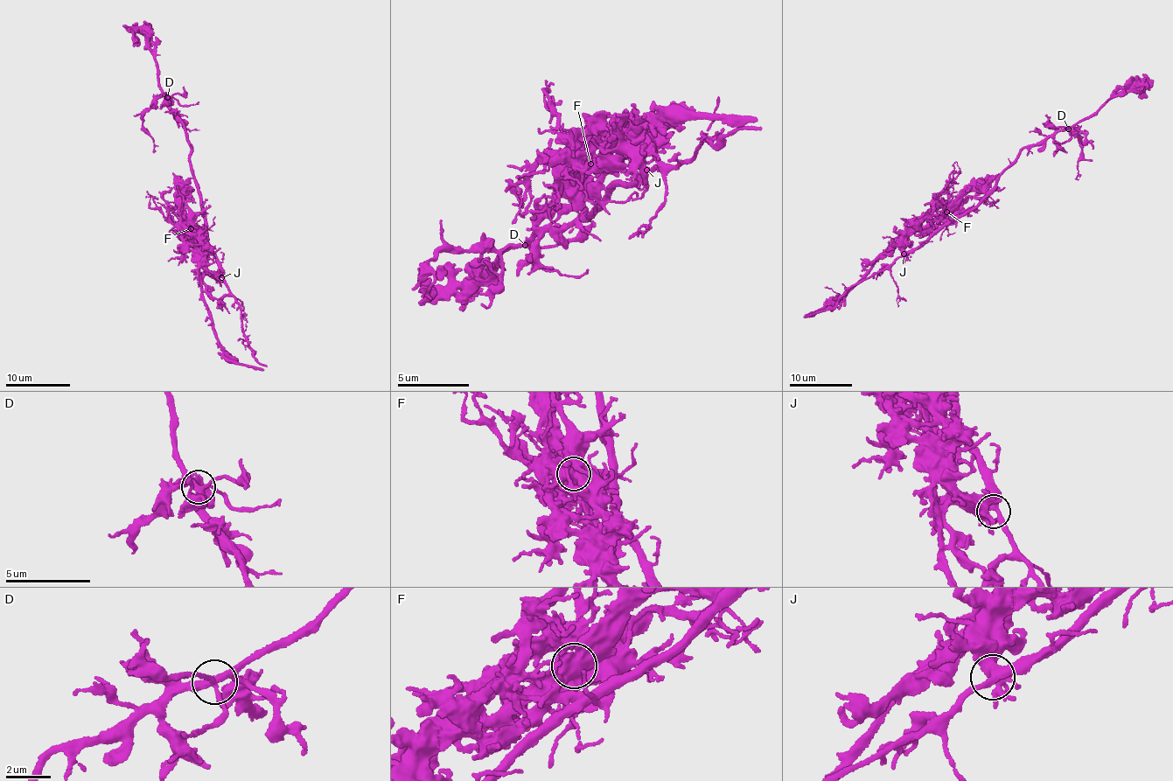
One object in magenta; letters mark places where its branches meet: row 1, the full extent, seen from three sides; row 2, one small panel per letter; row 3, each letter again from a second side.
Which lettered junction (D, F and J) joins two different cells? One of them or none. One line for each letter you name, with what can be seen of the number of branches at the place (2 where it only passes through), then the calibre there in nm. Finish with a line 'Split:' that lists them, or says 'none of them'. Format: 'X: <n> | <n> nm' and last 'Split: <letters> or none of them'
F: 2 | 850 nm
Split: F

